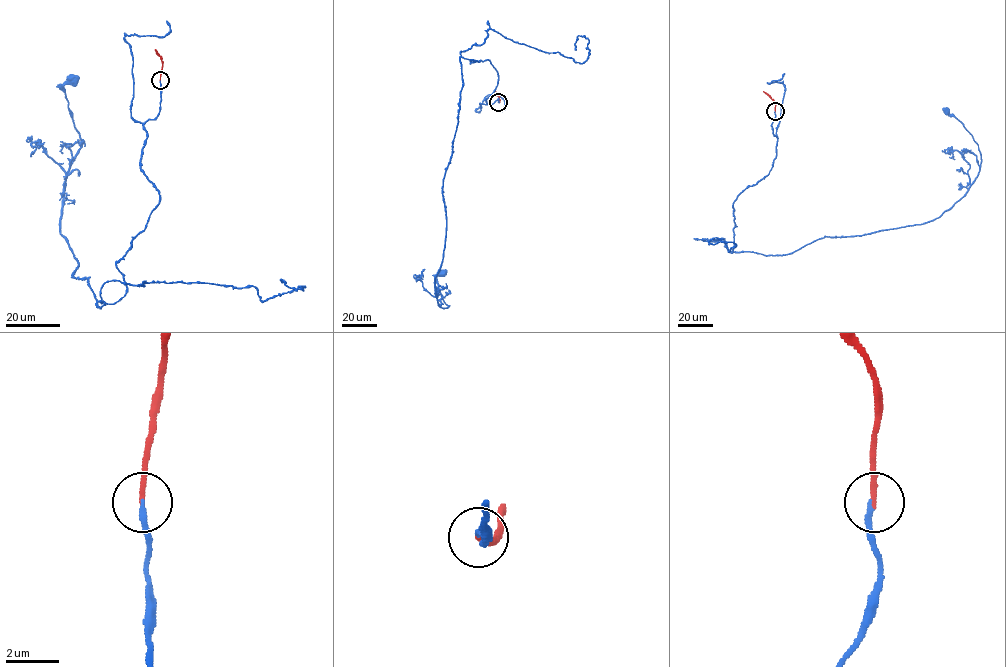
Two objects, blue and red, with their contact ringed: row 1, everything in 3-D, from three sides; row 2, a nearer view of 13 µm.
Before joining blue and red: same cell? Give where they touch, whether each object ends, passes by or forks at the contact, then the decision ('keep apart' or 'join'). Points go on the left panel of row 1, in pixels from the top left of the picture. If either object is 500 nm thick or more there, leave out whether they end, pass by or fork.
place (160, 80); blue ends; red ends; join

